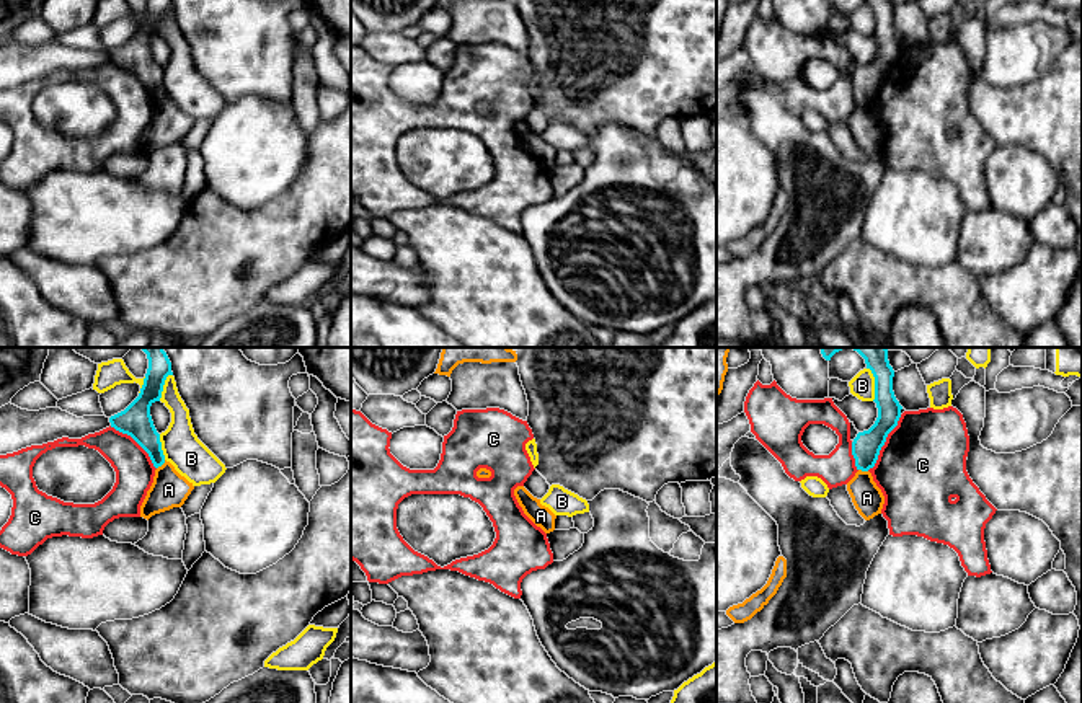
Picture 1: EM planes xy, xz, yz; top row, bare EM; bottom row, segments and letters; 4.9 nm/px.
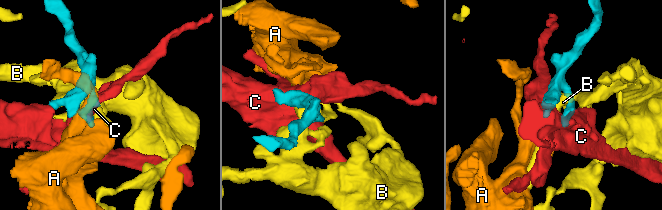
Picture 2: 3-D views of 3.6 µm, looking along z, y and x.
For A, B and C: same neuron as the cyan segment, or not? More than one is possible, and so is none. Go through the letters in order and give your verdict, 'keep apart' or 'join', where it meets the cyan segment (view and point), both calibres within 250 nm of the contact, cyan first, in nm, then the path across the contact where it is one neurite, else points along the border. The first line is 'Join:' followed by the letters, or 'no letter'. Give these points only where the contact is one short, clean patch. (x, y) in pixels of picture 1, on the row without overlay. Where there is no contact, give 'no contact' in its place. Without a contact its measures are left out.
Join: no letter
A: keep apart; meets cyan in xy at (160, 100); 160 nm thick on the cyan side, 180 nm on the other; border along xy (165, 95), (157, 103)
B: keep apart; meets cyan in yz at (875, 18); 110 nm thick on the cyan side, 120 nm on the other
C: keep apart; meets cyan in yz at (883, 79); 140 nm thick on the cyan side, 440 nm on the other

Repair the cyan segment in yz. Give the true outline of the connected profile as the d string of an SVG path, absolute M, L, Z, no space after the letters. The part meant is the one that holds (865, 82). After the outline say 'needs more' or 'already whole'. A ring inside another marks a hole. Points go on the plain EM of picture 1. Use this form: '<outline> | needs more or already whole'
M867 0L875 11L875 38L878 52L875 59L863 67L858 67L852 77L852 90L857 104L868 106L875 101L880 85L886 77L888 69L898 60L902 41L893 26L894 5L891 0Z | already whole

